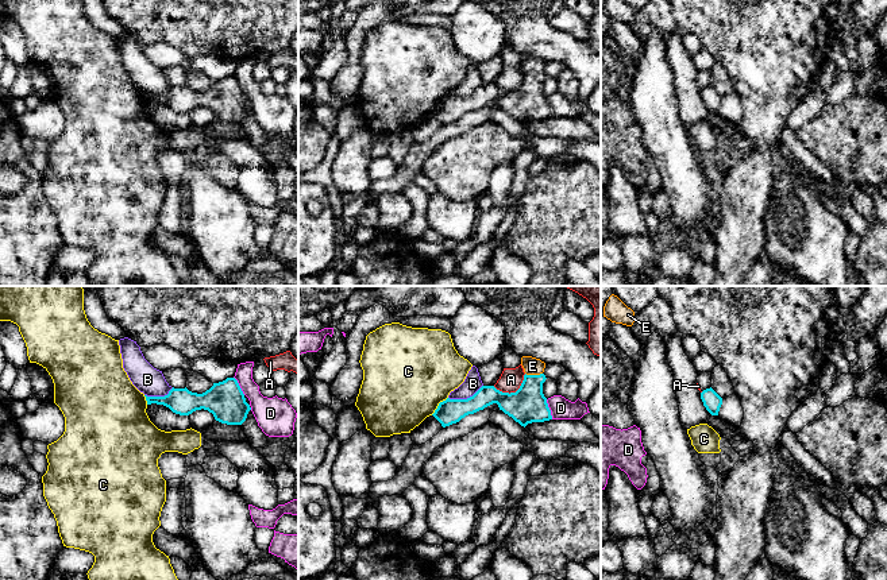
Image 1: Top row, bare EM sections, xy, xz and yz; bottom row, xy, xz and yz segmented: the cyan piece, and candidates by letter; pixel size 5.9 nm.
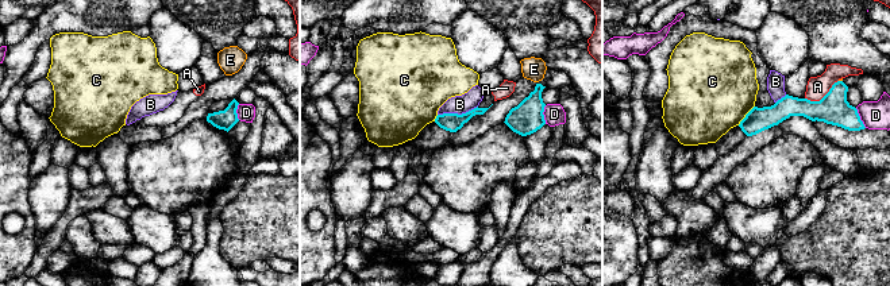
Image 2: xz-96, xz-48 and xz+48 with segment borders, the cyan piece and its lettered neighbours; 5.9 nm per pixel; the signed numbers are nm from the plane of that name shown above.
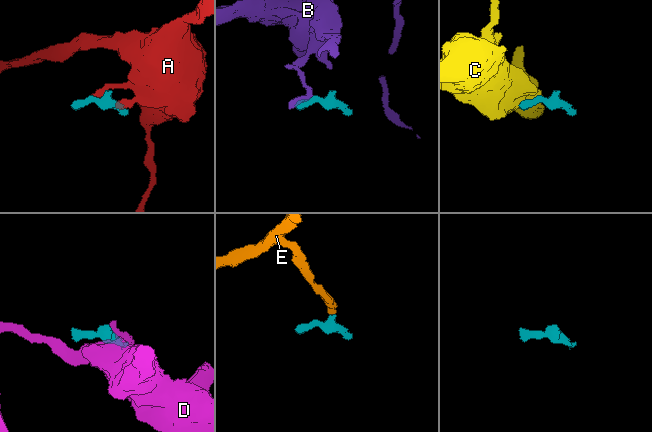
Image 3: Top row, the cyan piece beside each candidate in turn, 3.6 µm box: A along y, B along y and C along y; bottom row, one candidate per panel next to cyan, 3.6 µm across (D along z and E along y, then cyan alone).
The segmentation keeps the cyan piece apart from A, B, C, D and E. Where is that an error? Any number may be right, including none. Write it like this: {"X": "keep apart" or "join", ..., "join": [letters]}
{"A": "keep apart", "B": "keep apart", "C": "keep apart", "D": "keep apart", "E": "join", "join": ["E"]}

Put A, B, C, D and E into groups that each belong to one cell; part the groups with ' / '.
A / B / C / D / E

